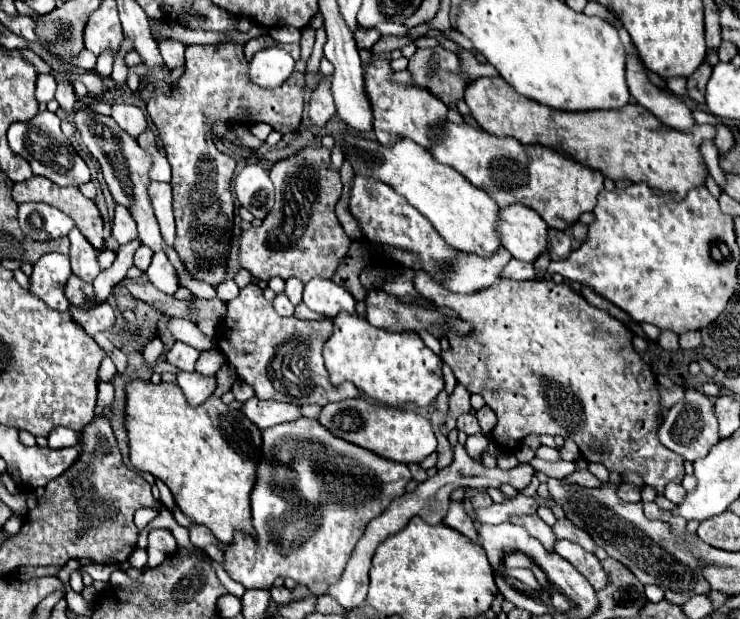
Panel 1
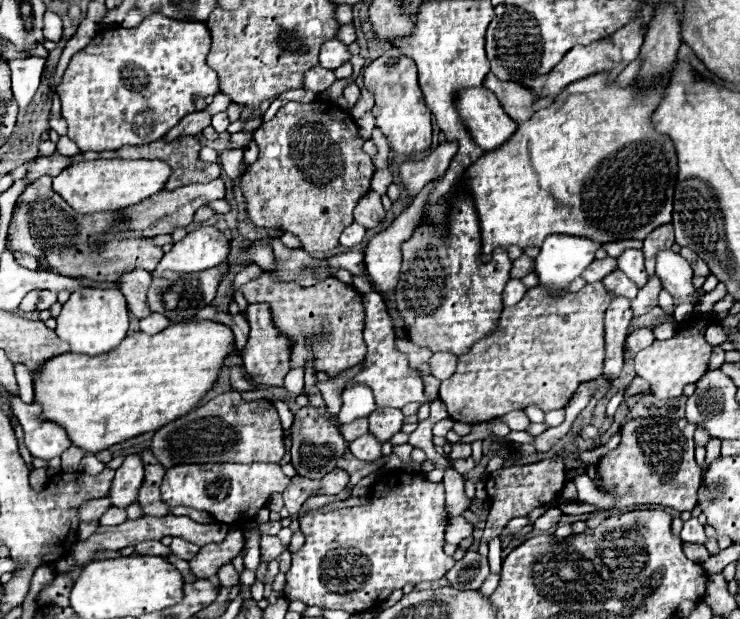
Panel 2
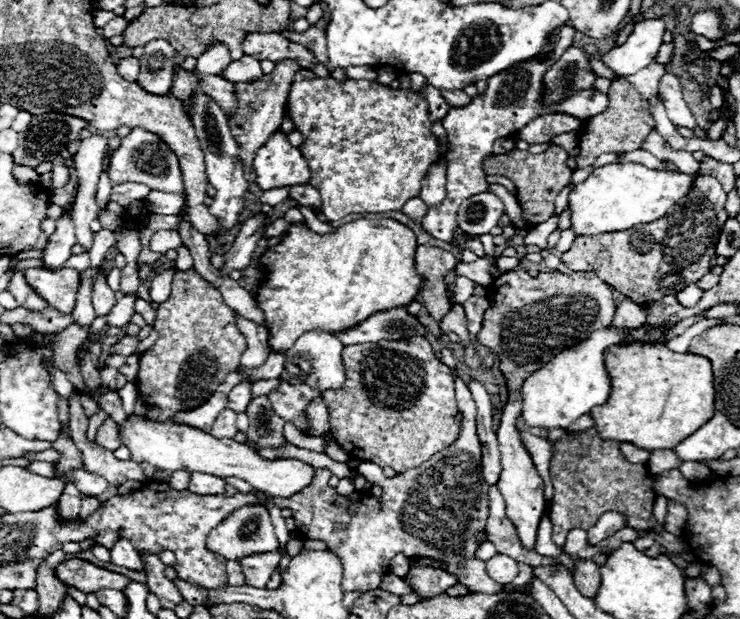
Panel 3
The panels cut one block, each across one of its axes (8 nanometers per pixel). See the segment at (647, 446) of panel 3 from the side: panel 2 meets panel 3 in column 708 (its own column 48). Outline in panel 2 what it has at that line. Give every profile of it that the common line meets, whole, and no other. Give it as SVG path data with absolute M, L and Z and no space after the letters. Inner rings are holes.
M178 322L170 324L162 332L148 336L144 332L136 332L126 336L116 350L108 354L100 354L100 358L84 358L84 354L62 354L60 358L52 358L42 368L40 376L34 382L34 400L42 404L42 416L46 420L58 422L72 440L74 446L84 452L96 454L114 444L126 442L130 438L142 436L146 432L156 432L160 426L182 418L190 410L198 406L198 402L214 388L224 360L236 354L236 340L228 326L220 322Z

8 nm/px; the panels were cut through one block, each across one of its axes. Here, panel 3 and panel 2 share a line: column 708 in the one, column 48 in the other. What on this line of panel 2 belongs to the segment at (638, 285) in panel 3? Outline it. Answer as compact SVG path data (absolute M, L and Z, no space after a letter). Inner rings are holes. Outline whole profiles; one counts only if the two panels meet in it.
M38 178L32 186L28 186L16 202L8 238L16 250L28 252L36 258L46 258L40 262L42 270L56 272L62 276L86 276L98 282L116 282L122 272L144 268L148 272L156 270L162 250L150 242L150 238L122 238L108 242L102 250L98 248L98 240L108 232L112 224L112 216L116 212L102 214L78 214L74 212L62 198L52 190L52 178Z

